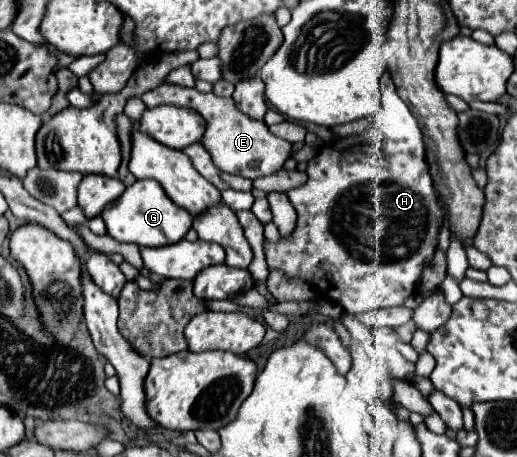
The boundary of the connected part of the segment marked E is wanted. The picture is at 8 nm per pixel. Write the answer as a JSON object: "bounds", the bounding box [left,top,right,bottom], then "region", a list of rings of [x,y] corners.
{"bounds":[141,84,291,180],"region":[[[161,84],[153,90],[149,90],[147,94],[143,94],[141,100],[145,102],[147,108],[155,108],[161,104],[173,104],[173,106],[185,106],[185,108],[197,110],[207,122],[207,130],[201,138],[201,144],[209,150],[209,154],[213,156],[213,162],[229,174],[239,174],[243,178],[255,180],[255,178],[277,172],[283,166],[283,162],[289,158],[291,144],[273,136],[265,122],[255,122],[255,120],[247,118],[245,114],[241,114],[235,108],[233,98],[219,98],[213,92],[203,94],[195,88]]]}

